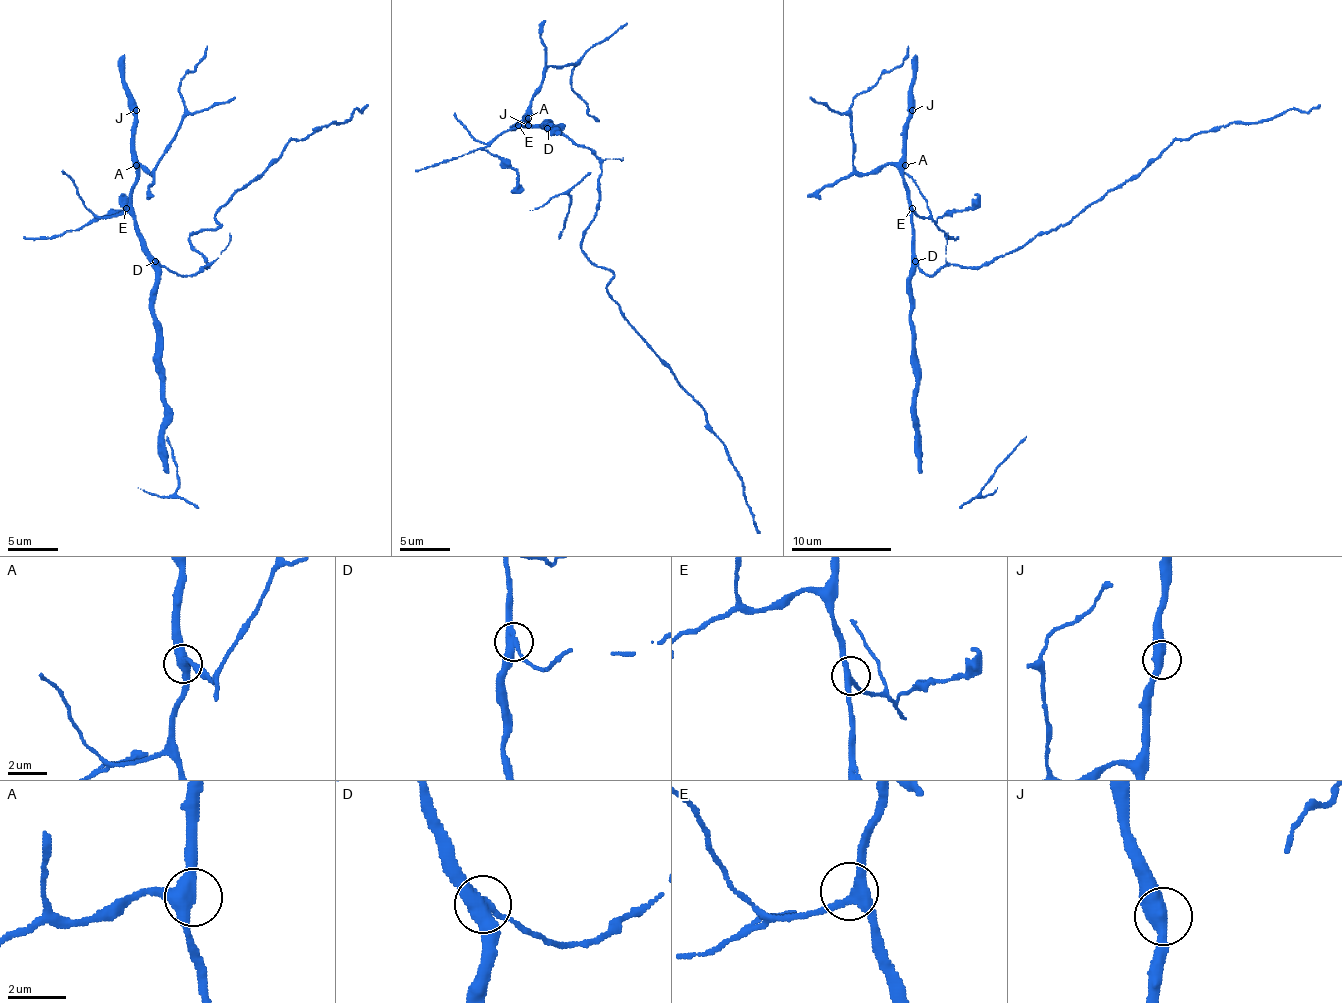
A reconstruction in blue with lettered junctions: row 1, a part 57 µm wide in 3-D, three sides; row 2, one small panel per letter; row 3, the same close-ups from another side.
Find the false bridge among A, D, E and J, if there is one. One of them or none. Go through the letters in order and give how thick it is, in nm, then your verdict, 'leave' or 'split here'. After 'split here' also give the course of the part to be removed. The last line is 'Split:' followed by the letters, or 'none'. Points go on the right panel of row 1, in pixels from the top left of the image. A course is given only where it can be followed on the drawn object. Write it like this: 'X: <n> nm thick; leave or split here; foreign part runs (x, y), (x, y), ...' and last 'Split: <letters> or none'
A: 420 nm thick; leave
D: 380 nm thick; leave
E: 280 nm thick; leave
J: 480 nm thick; leave
Split: none

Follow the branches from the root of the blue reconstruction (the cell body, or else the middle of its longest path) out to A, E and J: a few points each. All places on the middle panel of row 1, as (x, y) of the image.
A: (598, 193), (601, 160), (588, 148), (576, 145), (556, 130), (525, 125), (523, 123), (528, 115), (528, 118)
E: (598, 193), (601, 160), (588, 148), (576, 145), (556, 130), (518, 125)
J: (598, 193), (601, 160), (588, 148), (576, 145), (556, 130), (525, 125), (528, 115), (528, 125)

